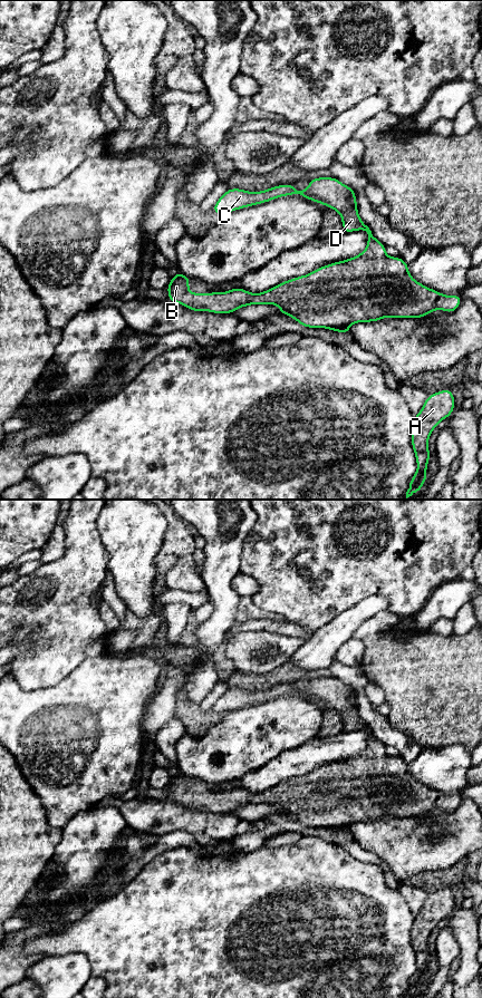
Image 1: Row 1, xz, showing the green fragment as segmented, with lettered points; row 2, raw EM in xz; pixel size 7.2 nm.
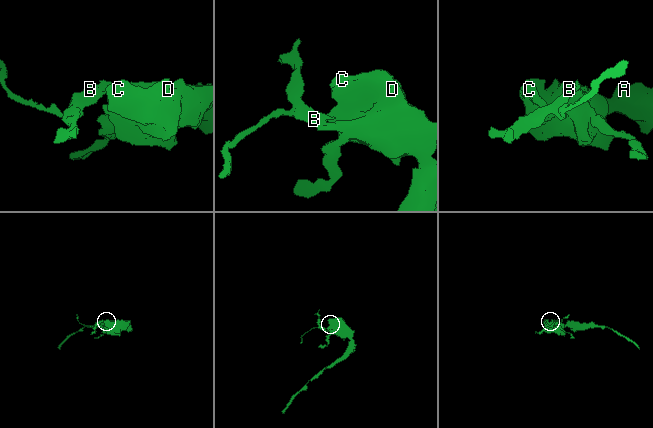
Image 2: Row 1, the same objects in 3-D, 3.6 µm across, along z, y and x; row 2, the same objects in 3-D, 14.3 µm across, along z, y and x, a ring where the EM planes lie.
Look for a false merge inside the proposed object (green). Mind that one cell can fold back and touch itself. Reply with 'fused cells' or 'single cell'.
single cell

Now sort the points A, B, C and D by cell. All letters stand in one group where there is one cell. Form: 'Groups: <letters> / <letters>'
Groups: A B C D

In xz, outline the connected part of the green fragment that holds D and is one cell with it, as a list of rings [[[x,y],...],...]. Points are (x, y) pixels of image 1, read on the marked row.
[[[335,177],[311,178],[309,186],[303,191],[296,190],[293,184],[281,184],[260,192],[228,188],[216,201],[212,211],[222,216],[232,211],[287,195],[300,195],[337,211],[343,221],[343,232],[349,233],[358,230],[367,232],[367,248],[354,258],[320,267],[311,273],[286,280],[261,293],[251,293],[241,288],[223,293],[190,293],[191,279],[177,271],[165,289],[168,292],[168,301],[183,304],[190,311],[209,311],[220,314],[230,314],[251,304],[276,304],[280,308],[280,314],[288,314],[305,328],[325,328],[345,335],[348,335],[351,324],[358,322],[375,322],[386,317],[417,319],[434,310],[452,313],[460,307],[461,294],[445,295],[425,287],[409,275],[408,263],[399,256],[386,255],[386,246],[372,234],[369,227],[359,217],[355,190]]]

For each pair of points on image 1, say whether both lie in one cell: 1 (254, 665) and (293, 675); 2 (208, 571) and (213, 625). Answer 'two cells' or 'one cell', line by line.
1: two cells
2: one cell

